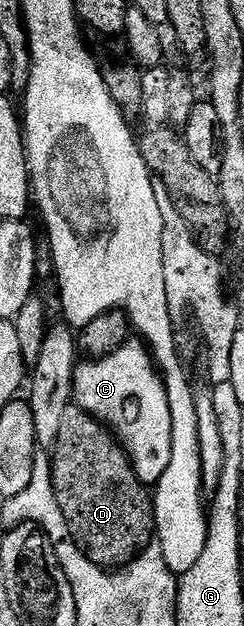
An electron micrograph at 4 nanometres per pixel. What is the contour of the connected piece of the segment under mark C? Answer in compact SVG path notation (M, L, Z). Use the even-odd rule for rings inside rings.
M130 338L104 357L83 359L74 369L73 403L114 433L142 484L157 485L172 460L172 410L168 410L166 383L141 339Z

